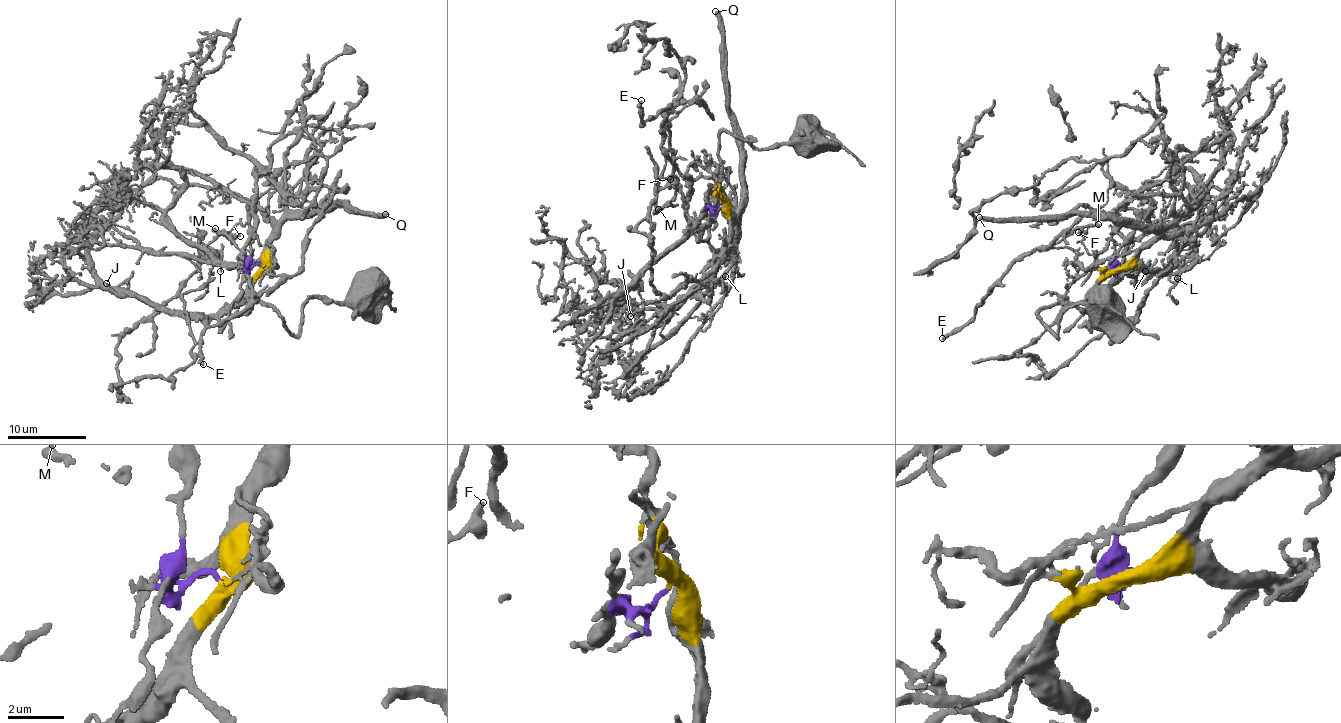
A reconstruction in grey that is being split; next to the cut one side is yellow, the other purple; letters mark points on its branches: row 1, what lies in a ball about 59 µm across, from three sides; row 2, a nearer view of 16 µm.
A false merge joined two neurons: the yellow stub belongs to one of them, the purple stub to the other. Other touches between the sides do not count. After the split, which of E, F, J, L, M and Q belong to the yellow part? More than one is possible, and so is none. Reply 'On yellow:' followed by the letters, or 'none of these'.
On yellow: J, L, Q

